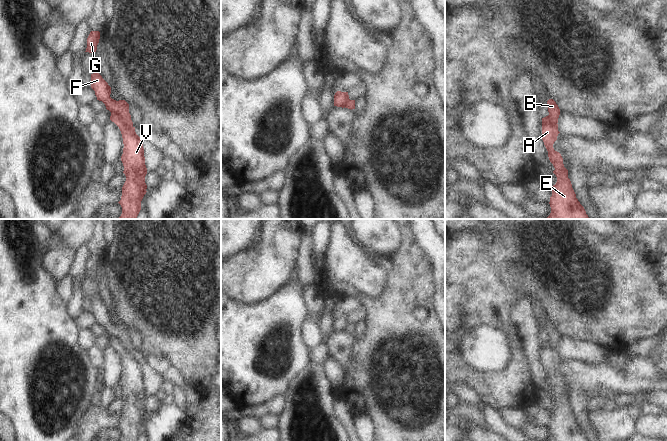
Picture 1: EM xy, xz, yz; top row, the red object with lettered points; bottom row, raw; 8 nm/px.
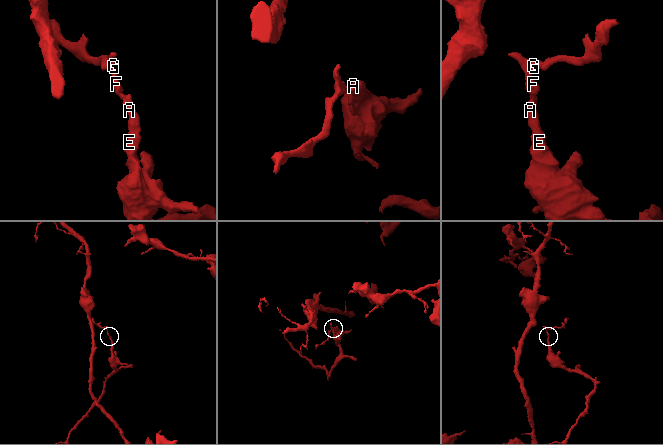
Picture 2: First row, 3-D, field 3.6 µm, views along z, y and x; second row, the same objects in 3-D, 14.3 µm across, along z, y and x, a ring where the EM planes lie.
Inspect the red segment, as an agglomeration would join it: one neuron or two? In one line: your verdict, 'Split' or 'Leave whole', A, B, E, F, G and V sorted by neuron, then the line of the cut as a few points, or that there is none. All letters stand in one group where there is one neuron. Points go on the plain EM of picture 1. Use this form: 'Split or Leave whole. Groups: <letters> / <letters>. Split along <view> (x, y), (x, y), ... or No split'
Split. Groups: A E V / B F G. Split along xy (111, 336), (117, 337), (132, 351).

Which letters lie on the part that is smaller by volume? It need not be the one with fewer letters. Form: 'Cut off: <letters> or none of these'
Cut off: B, F, G.

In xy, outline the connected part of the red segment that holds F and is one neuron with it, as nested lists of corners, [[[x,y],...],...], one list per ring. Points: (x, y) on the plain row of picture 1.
[[[99,297],[91,298],[91,312],[95,315],[97,324],[102,325],[107,334],[118,338],[129,351],[133,351],[129,328],[125,324],[116,325],[110,321],[111,311]]]

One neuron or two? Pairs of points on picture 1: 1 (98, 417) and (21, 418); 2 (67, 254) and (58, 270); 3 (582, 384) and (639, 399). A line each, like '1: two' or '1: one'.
1: two
2: one
3: two

